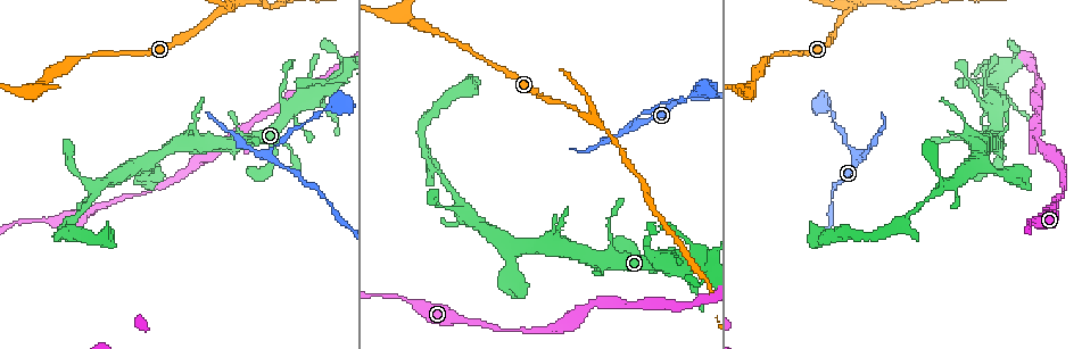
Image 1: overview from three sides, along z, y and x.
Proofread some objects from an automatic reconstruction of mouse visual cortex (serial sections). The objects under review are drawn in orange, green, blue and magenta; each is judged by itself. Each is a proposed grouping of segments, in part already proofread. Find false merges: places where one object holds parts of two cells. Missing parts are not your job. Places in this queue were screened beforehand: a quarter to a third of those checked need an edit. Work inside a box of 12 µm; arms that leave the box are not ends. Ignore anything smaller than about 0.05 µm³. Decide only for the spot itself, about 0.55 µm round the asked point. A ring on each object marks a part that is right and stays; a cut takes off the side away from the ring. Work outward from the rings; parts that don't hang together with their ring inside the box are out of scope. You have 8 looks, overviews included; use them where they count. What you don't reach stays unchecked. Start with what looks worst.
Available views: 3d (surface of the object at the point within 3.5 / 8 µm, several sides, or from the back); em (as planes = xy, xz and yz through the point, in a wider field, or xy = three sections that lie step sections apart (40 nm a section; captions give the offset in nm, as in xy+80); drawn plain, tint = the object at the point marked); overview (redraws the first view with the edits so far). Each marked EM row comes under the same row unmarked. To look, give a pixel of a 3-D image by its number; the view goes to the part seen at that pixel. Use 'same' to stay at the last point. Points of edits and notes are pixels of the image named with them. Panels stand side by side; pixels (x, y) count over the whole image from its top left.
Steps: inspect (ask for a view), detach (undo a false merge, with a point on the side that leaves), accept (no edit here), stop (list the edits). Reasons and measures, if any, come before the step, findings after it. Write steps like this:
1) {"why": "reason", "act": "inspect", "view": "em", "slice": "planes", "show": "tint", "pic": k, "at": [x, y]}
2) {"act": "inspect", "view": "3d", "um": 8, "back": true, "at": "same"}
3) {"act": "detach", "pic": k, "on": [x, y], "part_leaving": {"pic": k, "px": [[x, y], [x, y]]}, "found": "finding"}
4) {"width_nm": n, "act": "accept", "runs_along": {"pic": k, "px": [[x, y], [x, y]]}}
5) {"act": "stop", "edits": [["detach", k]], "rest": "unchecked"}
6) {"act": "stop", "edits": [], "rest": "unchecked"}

{"why": "three-way junction", "act": "inspect", "view": "3d", "um": 3.5, "pic": 1, "at": [270, 147]}

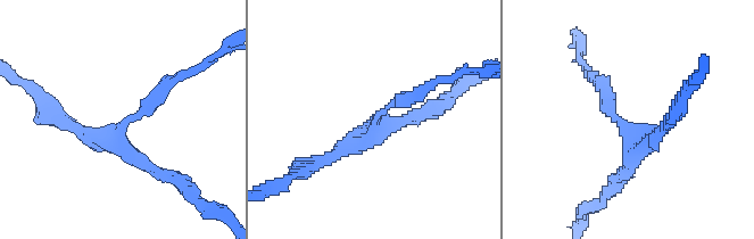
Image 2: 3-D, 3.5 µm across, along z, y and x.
{"act": "inspect", "view": "em", "slice": "xy", "step": 5, "show": "tint", "pic": 2, "at": [618, 121]}

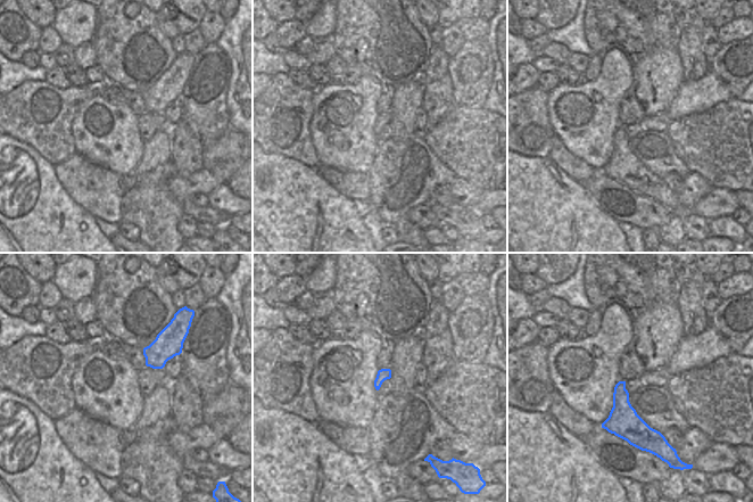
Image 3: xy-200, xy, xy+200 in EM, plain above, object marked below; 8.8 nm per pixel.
{"width_nm": 100, "act": "accept", "runs_along": {"pic": 2, "px": [[626, 170], [631, 141], [591, 75]]}, "found": "continuous, no second cell"}

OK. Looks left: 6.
{"why": "three arms meet", "act": "inspect", "view": "3d", "um": 8, "pic": 1, "at": [850, 9]}

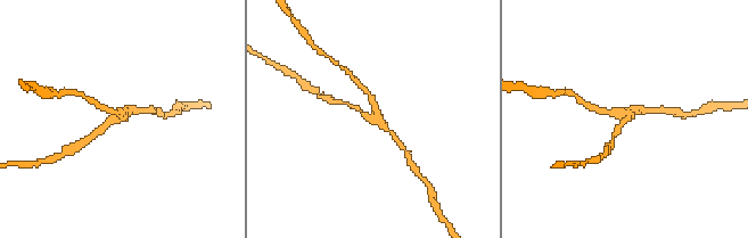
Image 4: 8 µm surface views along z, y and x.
{"act": "inspect", "view": "3d", "um": 3.5, "pic": 4, "at": [119, 115]}

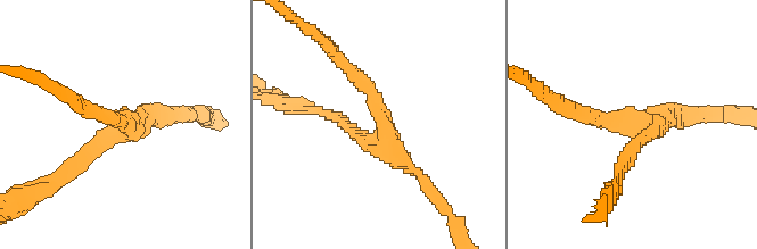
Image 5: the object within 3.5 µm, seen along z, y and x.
{"why": "now the EM", "act": "inspect", "view": "em", "slice": "xy", "step": 2, "show": "tint", "pic": 5, "at": [385, 133]}

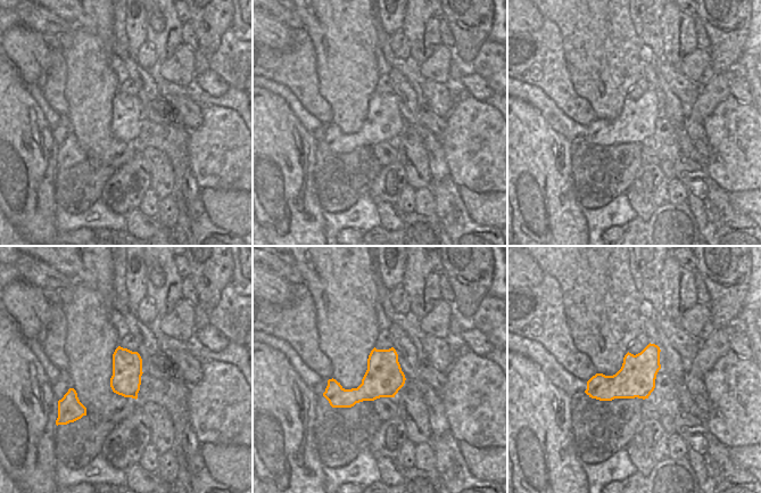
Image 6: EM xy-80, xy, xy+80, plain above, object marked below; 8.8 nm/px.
{"act": "accept", "found": "all the same cell"}

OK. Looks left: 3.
{"why": "a fork", "act": "inspect", "view": "3d", "um": 3.5, "pic": 1, "at": [38, 86]}

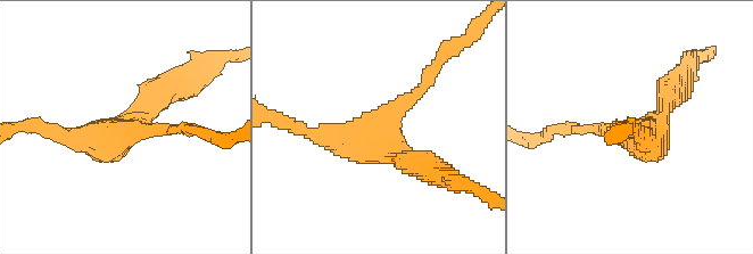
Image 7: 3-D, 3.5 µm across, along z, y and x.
{"arms": 3, "arm_widths_nm": [200, 300, 400], "why": "shape alone is not enough", "act": "inspect", "view": "em", "slice": "xy", "step": 3, "show": "tint", "pic": 7, "at": [384, 136]}

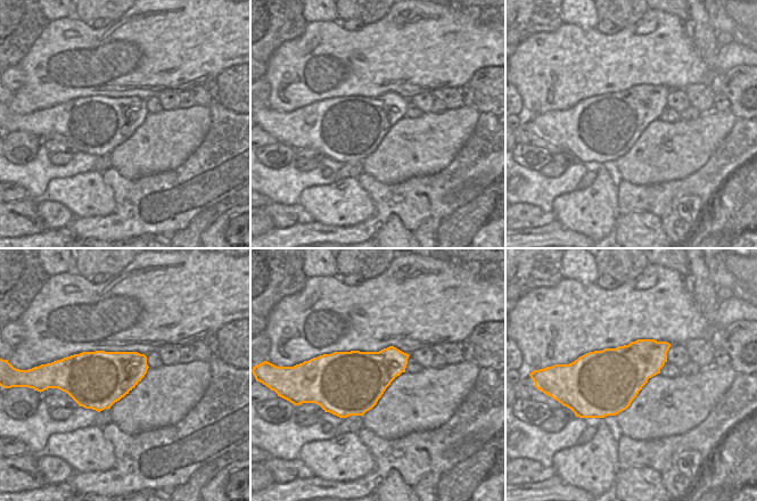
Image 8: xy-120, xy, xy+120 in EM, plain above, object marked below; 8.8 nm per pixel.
{"act": "accept", "runs_along": {"pic": 7, "px": [[173, 87], [117, 136], [51, 129]]}, "found": "one cell here"}

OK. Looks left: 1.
{"act": "stop", "edits": [], "rest": "unchecked"}

